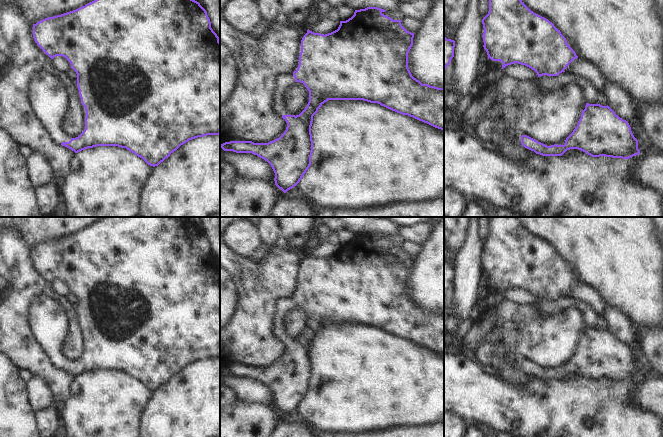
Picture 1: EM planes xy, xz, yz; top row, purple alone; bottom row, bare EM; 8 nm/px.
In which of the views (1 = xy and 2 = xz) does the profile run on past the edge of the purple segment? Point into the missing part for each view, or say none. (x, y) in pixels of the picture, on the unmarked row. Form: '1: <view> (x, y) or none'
1: xy (48, 319)
2: xz (284, 305)

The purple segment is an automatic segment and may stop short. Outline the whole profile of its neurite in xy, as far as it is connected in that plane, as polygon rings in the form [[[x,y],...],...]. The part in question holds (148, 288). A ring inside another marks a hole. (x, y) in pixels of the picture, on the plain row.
[[[105,217],[100,222],[76,234],[37,246],[33,249],[33,262],[51,283],[56,280],[65,281],[77,298],[77,311],[81,328],[86,334],[86,342],[85,353],[76,362],[71,362],[63,353],[63,346],[68,336],[69,320],[61,301],[47,295],[36,298],[32,304],[29,318],[33,333],[45,348],[53,363],[75,377],[96,370],[118,370],[126,372],[142,382],[148,389],[155,391],[189,364],[220,358],[220,265],[211,252],[206,234],[199,226],[189,220],[179,220],[176,217]]]

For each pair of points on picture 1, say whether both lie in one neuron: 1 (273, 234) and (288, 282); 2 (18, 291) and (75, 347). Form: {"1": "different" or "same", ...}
{"1": "different", "2": "same"}

